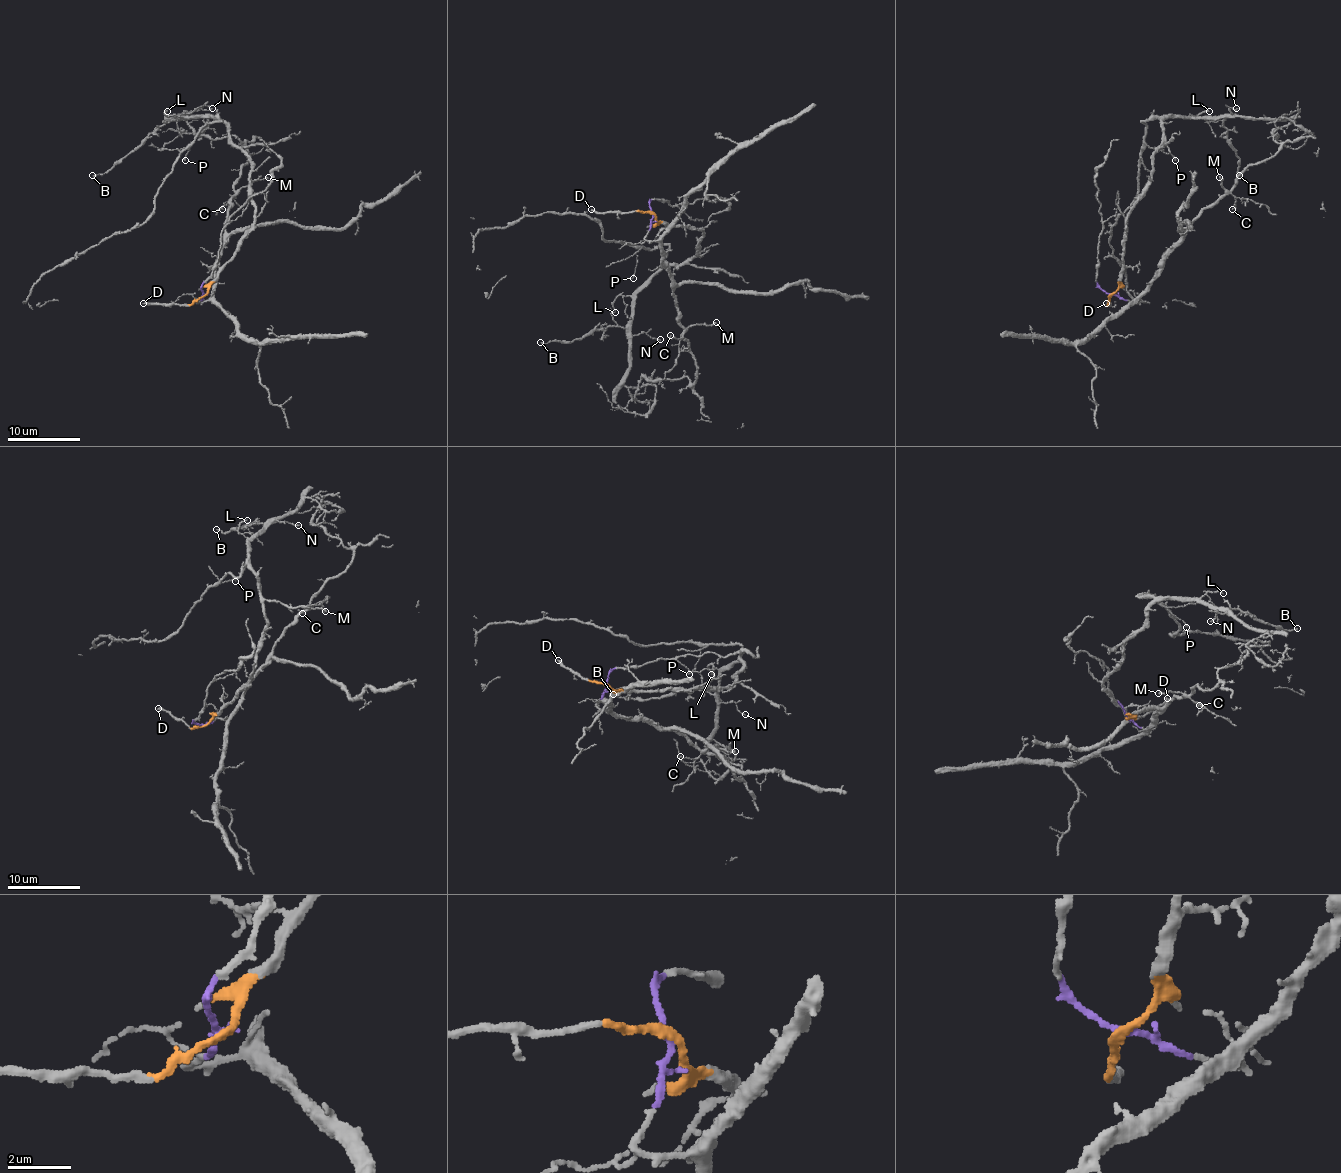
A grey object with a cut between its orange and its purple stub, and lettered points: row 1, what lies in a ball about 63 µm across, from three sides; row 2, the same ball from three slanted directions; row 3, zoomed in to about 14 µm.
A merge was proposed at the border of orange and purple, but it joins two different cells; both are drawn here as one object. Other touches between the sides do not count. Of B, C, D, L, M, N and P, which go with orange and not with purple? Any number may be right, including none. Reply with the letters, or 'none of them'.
B, D, L, N, P

